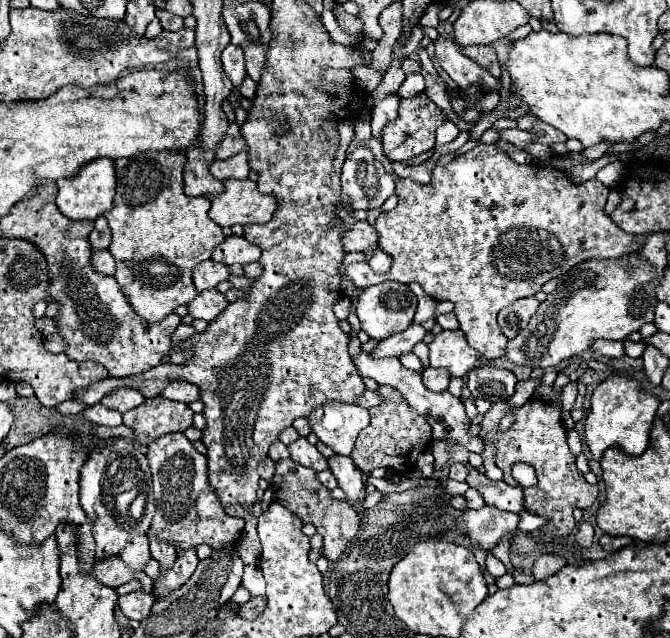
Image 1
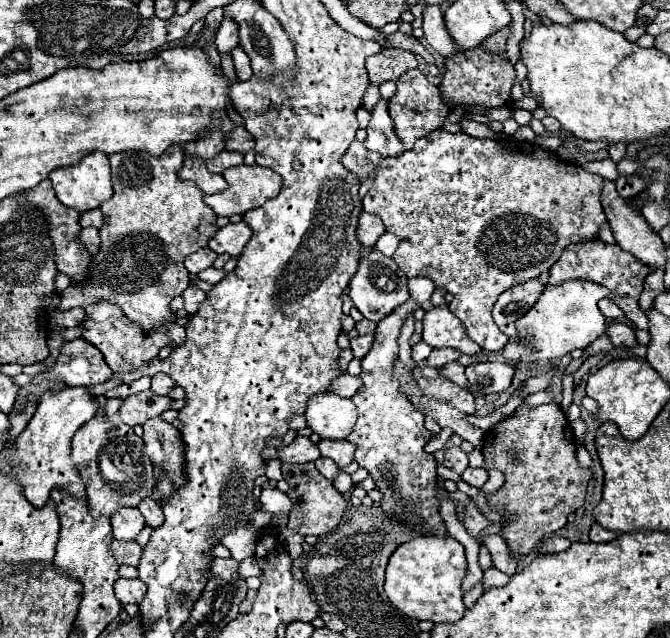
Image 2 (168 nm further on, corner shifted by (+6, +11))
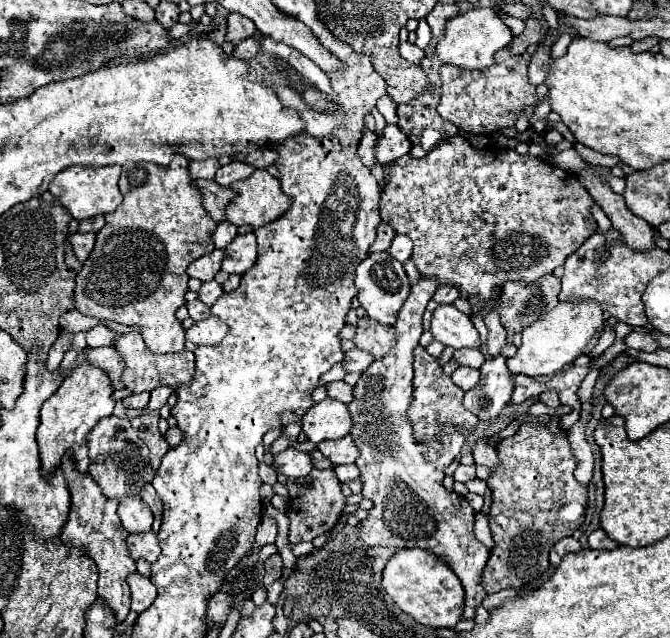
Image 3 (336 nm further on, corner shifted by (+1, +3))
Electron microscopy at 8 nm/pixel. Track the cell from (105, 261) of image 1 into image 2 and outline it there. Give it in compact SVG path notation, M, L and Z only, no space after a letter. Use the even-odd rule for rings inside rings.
M82 228L80 230L80 242L86 246L86 250L94 256L96 250L100 250L100 236L98 236L98 230L96 228Z

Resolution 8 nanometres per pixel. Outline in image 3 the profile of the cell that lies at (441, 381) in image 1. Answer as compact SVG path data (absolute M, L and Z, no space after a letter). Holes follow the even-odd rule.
M463 348L463 350L455 350L453 352L453 360L459 366L471 366L471 368L481 368L481 364L485 362L483 354L479 350L473 348Z

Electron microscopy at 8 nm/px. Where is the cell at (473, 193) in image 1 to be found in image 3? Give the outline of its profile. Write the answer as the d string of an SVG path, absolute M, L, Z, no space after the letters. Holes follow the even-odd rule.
M449 136L449 138L443 138L427 156L423 158L413 158L411 154L405 154L401 156L399 160L395 160L391 164L391 174L389 174L389 180L385 184L385 188L381 190L381 200L379 200L379 212L381 212L381 220L387 222L389 226L393 226L393 230L397 234L405 234L413 240L413 254L411 254L411 260L413 264L417 266L419 274L423 278L431 278L431 280L437 280L439 286L453 286L459 290L461 298L467 300L471 304L471 316L483 316L483 322L489 330L487 334L487 352L491 356L499 356L503 346L507 344L507 330L501 326L499 322L499 314L497 314L497 308L499 308L499 290L505 282L513 280L513 282L535 282L539 280L541 276L545 274L551 274L557 266L563 266L565 258L569 254L573 254L589 236L591 232L595 230L597 232L597 222L595 218L591 216L591 206L595 204L595 200L589 196L587 188L579 182L577 174L573 172L563 172L561 168L557 166L551 166L547 164L545 160L537 158L537 156L531 156L531 154L517 154L515 150L503 150L503 148L473 148L463 136Z

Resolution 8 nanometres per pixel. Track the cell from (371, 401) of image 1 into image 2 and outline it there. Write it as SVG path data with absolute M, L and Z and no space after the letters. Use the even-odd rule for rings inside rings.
M344 372L336 380L332 380L328 390L342 396L342 398L352 398L356 394L356 390L360 388L360 384L362 384L362 380L358 376L350 376L348 372Z

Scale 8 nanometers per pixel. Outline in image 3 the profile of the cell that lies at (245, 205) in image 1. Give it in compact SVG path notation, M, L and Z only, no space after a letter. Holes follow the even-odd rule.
M255 170L249 178L233 182L231 188L235 192L235 198L227 204L225 216L235 226L249 224L249 226L257 228L257 226L263 226L263 224L279 218L289 208L289 198L283 194L279 180L275 176L271 176L267 170Z

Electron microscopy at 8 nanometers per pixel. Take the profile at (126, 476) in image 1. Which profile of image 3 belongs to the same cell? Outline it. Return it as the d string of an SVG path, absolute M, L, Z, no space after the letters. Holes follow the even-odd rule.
M109 416L99 420L97 426L91 430L91 434L87 436L87 446L89 446L89 474L101 486L103 494L109 500L121 502L125 496L141 494L143 484L151 482L155 476L155 470L149 464L149 448L145 448L145 442L137 436L127 418Z

